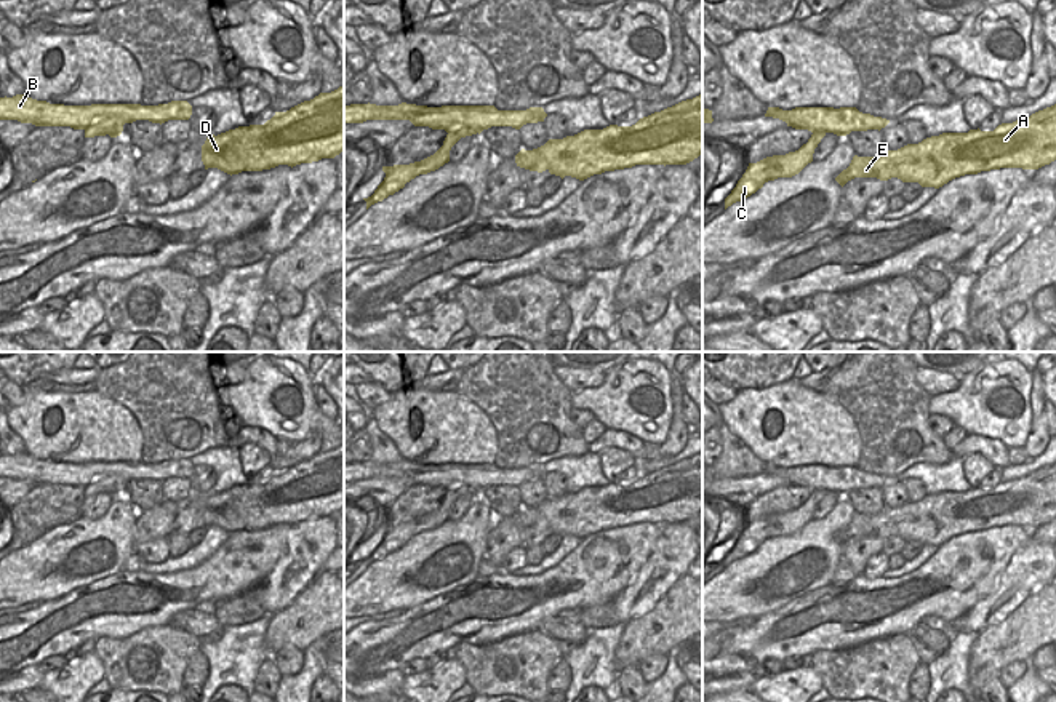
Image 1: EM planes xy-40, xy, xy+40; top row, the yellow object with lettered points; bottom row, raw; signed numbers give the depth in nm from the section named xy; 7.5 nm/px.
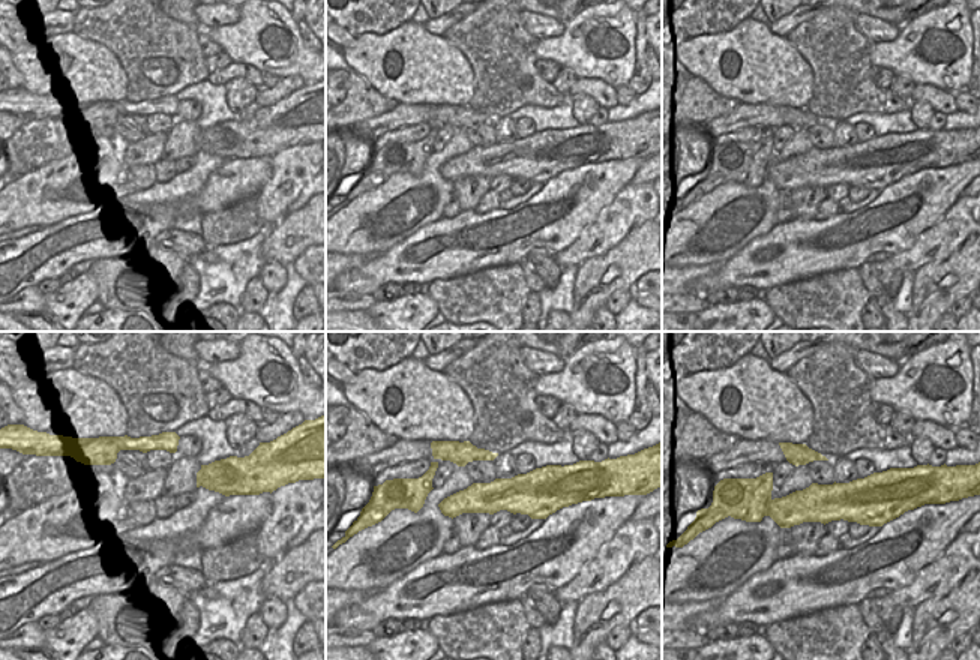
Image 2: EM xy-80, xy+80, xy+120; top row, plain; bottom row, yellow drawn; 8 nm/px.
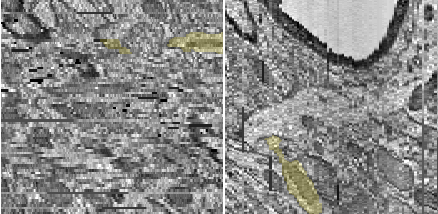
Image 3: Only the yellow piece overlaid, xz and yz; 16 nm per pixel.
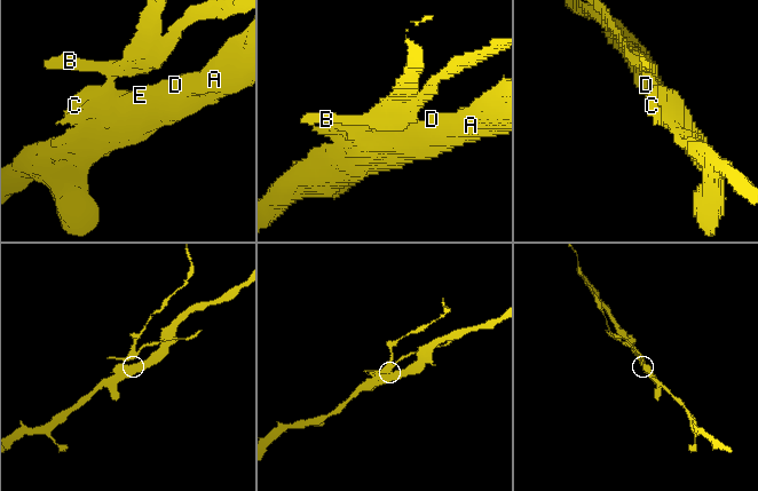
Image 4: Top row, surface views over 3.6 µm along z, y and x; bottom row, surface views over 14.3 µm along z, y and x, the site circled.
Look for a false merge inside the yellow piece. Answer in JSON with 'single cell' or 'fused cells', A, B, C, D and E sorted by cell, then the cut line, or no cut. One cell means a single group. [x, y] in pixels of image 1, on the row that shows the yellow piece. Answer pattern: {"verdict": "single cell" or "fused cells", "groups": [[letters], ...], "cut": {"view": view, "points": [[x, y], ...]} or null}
{"verdict": "fused cells", "groups": [["A", "C", "D", "E"], ["B"]], "cut": {"view": "xy", "points": [[472, 133], [452, 131], [448, 135]]}}

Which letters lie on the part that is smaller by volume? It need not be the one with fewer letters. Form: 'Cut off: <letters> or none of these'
Cut off: B

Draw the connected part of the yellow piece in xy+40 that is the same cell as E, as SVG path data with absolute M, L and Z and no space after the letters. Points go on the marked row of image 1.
M1056 104L1013 123L1002 123L994 131L970 130L968 133L942 133L918 144L898 150L883 150L875 157L854 155L850 166L835 181L843 187L854 177L918 182L922 187L939 189L949 181L1000 168L1038 170L1056 160Z

